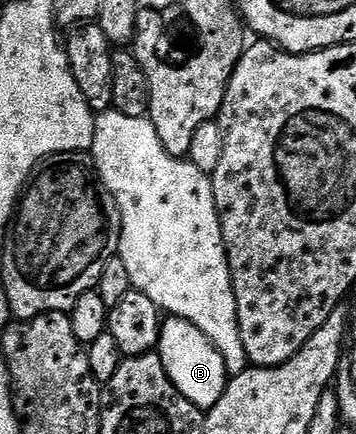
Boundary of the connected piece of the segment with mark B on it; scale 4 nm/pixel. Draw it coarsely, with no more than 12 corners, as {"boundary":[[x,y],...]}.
{"boundary":[[184,319],[161,322],[158,354],[178,394],[214,406],[230,376]]}

